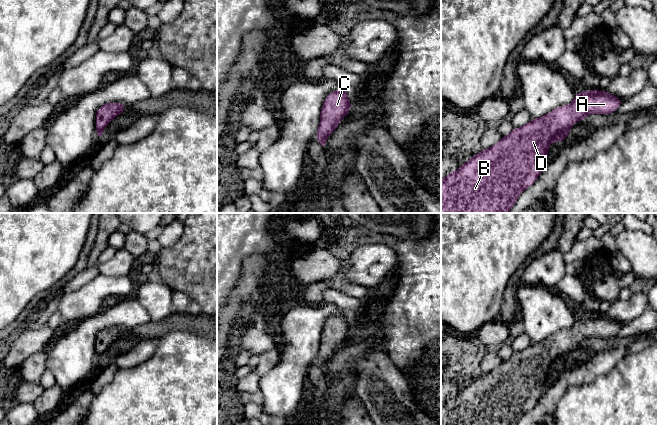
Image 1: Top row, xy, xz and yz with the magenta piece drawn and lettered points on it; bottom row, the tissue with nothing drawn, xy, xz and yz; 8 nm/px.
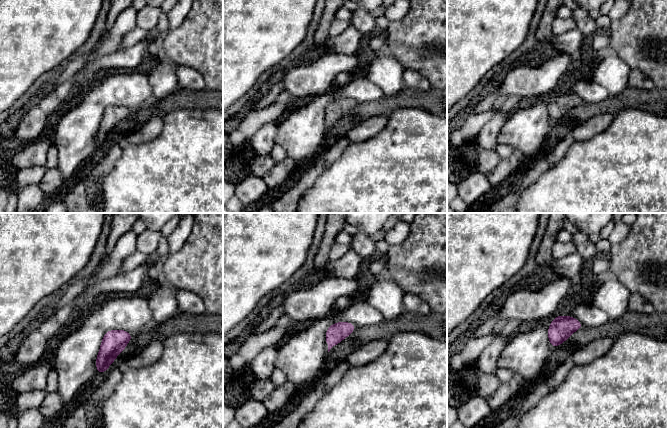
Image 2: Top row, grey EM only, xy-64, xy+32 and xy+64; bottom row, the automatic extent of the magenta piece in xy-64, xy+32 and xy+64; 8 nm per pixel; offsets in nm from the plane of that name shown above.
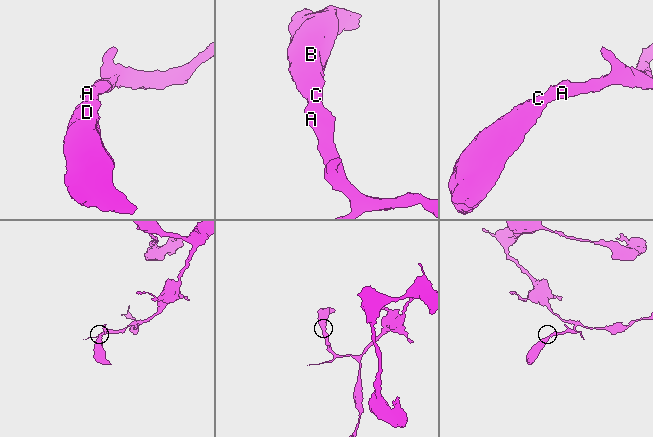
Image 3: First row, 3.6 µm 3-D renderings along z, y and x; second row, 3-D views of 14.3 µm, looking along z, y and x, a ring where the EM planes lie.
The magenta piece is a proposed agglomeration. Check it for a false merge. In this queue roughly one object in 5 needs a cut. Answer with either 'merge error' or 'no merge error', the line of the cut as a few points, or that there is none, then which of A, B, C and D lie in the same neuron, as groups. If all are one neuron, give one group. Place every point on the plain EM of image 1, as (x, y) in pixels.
no merge error; no cut; A B C D

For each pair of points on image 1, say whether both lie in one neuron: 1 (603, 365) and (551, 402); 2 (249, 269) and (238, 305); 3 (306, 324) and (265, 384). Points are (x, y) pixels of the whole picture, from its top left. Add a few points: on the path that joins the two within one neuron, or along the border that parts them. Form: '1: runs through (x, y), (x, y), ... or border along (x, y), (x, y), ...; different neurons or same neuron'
1: runs through (589, 368), (583, 372), (574, 373), (559, 388); same neuron
2: runs through (249, 278), (249, 294), (247, 296); same neuron
3: runs through (299, 340), (295, 357), (281, 371); same neuron

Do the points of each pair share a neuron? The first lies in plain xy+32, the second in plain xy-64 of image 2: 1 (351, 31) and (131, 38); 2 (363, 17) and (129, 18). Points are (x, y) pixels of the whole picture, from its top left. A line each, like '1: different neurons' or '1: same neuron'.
1: same neuron
2: different neurons

